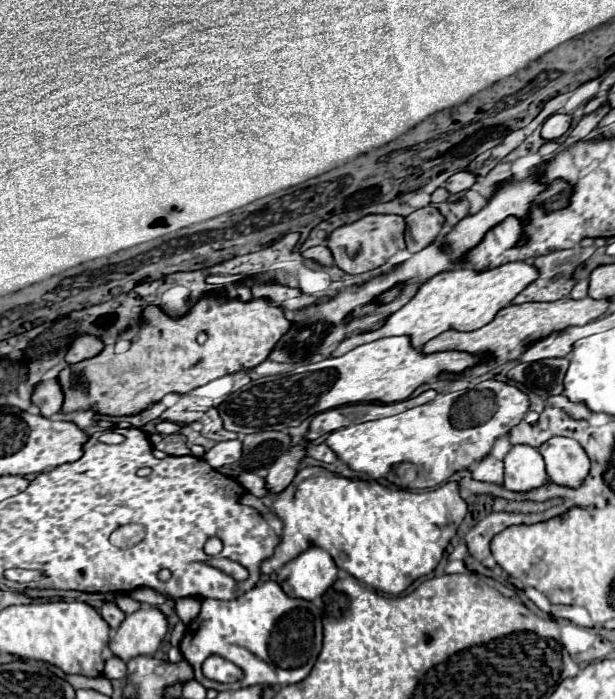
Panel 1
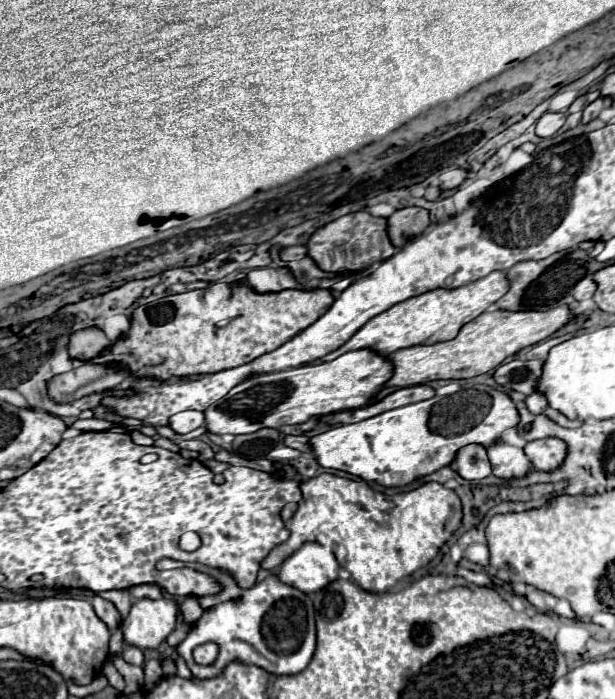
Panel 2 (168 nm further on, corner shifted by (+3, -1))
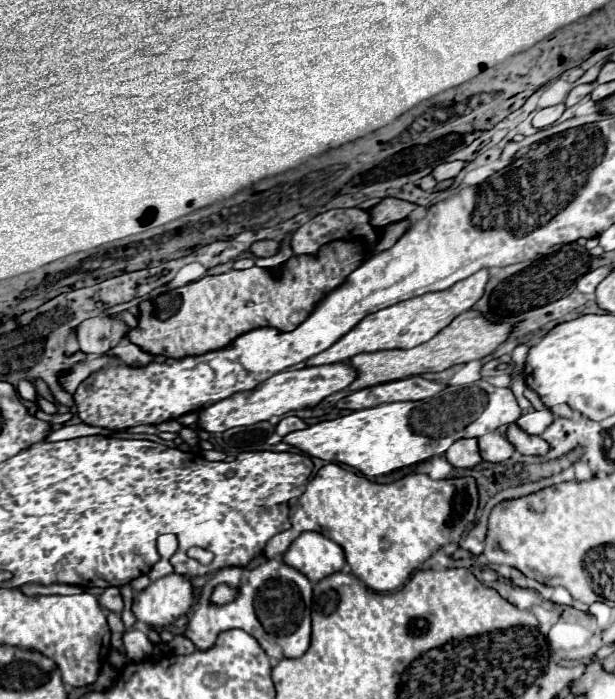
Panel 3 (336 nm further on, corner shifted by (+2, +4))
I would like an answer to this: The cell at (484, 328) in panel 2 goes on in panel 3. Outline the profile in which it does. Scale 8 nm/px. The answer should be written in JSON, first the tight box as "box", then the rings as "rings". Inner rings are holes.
{"box":[350,309,514,391],"rings":[[[470,309],[462,315],[458,315],[446,329],[442,329],[436,337],[430,341],[412,347],[412,349],[390,349],[390,351],[374,351],[374,353],[360,353],[352,357],[352,367],[358,371],[358,379],[350,385],[352,391],[360,391],[372,385],[390,383],[398,379],[406,379],[412,375],[422,375],[428,371],[444,371],[452,365],[470,363],[476,359],[484,359],[492,355],[512,333],[514,323],[494,323],[488,317],[484,317],[480,311]]]}

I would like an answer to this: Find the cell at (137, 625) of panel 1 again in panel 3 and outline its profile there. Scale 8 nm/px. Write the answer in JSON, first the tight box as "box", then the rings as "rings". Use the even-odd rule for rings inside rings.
{"box":[132,573,192,631],"rings":[[[170,573],[152,581],[144,591],[134,595],[132,611],[138,621],[162,631],[174,619],[182,617],[192,605],[192,585],[186,577]]]}

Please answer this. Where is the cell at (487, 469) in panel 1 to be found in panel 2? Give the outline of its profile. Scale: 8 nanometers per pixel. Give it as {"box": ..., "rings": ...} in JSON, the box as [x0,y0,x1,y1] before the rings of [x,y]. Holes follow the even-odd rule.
{"box":[455,444,491,480],"rings":[[[479,444],[463,446],[455,456],[455,464],[457,464],[457,474],[465,480],[481,480],[491,474],[487,452]]]}

